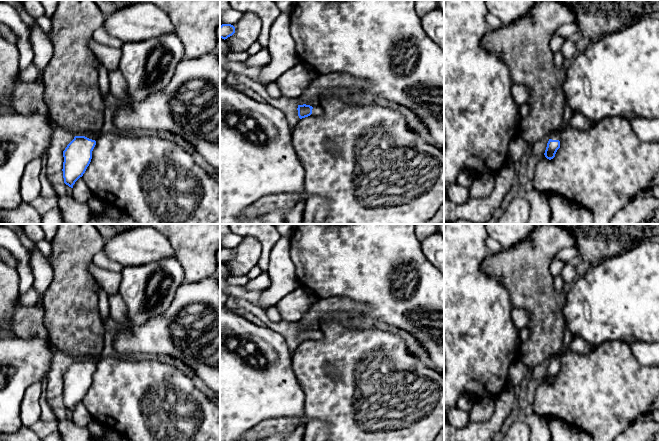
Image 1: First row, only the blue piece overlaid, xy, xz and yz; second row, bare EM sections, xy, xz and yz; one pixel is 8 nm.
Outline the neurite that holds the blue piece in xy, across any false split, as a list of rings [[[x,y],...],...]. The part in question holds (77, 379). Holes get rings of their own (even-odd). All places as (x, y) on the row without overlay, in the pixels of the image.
[[[101,356],[91,358],[88,362],[85,360],[75,360],[63,375],[63,402],[64,407],[73,412],[75,406],[83,400],[92,383],[92,375],[96,369],[96,364]]]

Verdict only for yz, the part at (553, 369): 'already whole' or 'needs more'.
needs more

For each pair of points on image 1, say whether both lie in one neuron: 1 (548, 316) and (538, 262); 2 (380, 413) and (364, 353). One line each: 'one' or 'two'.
1: one
2: one

